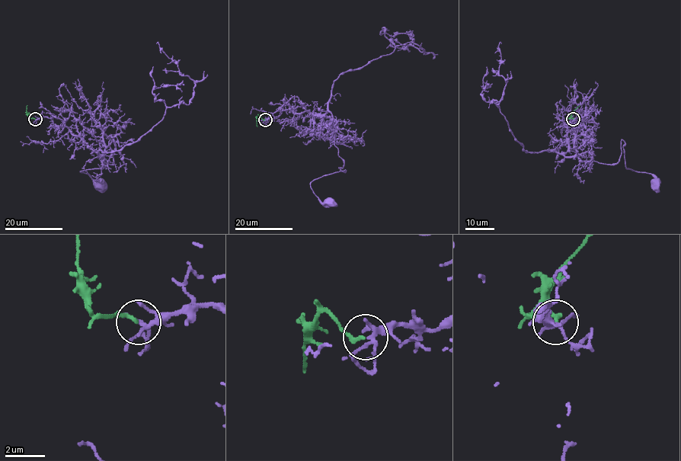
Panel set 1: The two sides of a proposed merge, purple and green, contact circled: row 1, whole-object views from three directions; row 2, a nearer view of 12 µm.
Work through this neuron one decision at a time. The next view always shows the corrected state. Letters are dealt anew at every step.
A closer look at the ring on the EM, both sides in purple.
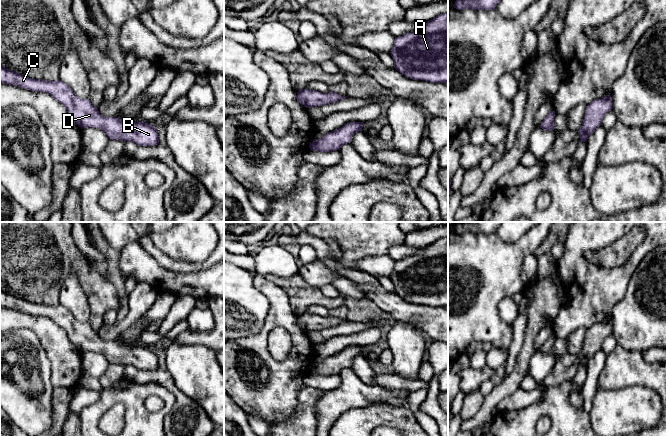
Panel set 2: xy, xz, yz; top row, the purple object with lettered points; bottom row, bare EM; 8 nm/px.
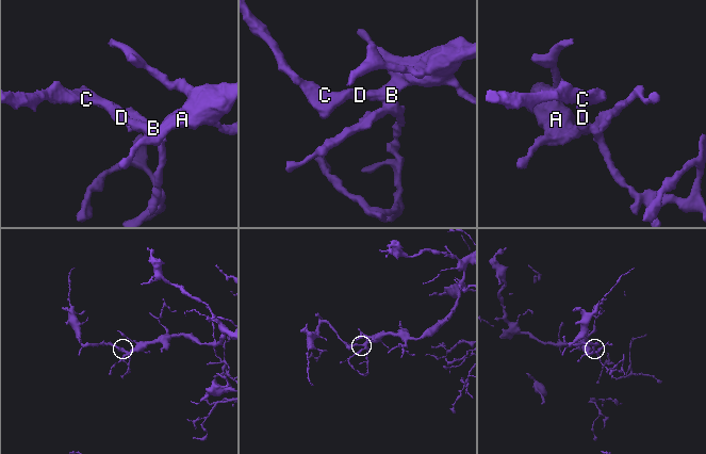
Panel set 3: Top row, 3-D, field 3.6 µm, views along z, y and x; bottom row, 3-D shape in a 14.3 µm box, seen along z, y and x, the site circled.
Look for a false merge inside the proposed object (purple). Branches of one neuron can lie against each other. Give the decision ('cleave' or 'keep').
keep

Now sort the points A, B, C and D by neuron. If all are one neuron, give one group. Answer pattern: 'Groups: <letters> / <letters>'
Groups: A B C D

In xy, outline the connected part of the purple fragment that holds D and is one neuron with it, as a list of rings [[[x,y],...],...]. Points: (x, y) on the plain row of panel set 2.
[[[0,289],[0,306],[52,319],[64,329],[69,340],[82,353],[100,352],[109,363],[131,365],[139,370],[154,370],[159,367],[154,349],[143,345],[130,346],[116,341],[104,341],[89,323],[77,321],[73,314],[60,304],[33,303]]]

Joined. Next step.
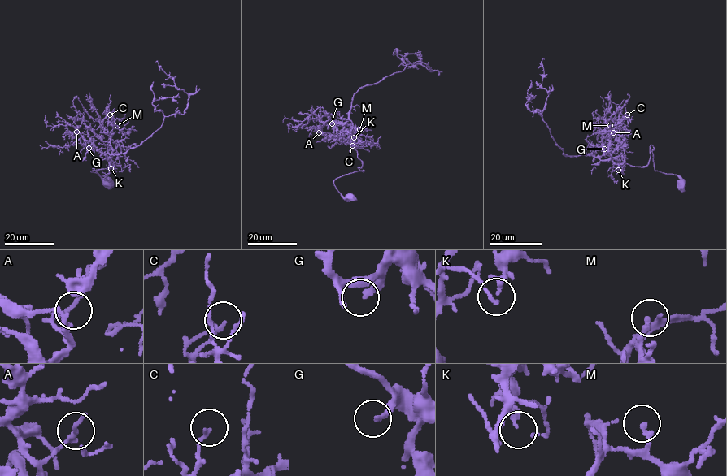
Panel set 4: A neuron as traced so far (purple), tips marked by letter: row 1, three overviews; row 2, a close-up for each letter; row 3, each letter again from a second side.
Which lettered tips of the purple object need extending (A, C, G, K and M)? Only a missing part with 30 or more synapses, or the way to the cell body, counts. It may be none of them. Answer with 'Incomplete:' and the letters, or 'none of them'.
Incomplete: G

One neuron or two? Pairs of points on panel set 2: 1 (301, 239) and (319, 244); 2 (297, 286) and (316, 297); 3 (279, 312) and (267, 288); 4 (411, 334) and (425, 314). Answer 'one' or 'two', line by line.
1: one
2: one
3: one
4: two

